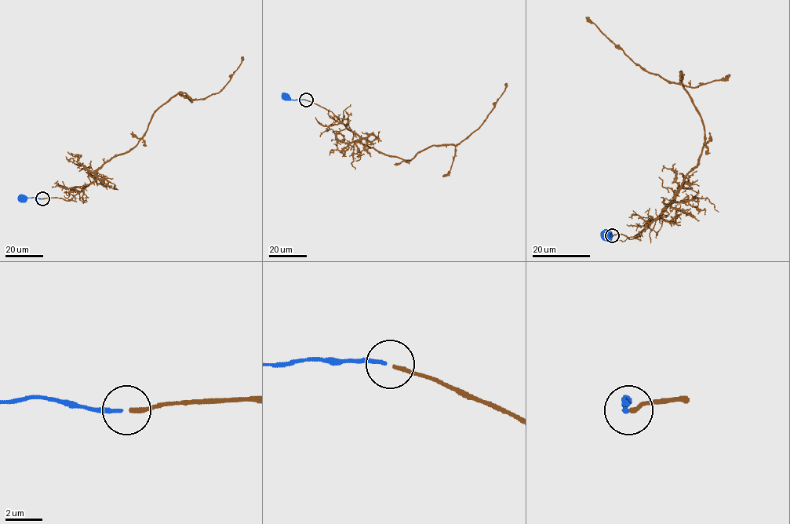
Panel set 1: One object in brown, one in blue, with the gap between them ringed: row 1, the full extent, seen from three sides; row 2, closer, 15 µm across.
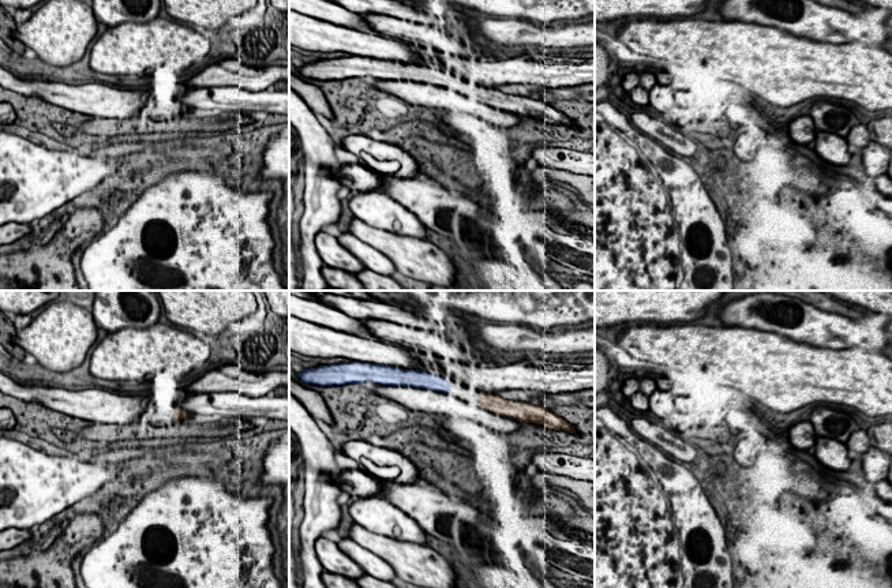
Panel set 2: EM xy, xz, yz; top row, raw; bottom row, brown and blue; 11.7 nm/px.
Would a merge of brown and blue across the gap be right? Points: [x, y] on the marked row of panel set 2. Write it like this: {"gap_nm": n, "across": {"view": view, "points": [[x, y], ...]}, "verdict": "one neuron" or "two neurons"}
{"gap_nm": 340, "across": {"view": "xz", "points": [[479, 393], [450, 390]]}, "verdict": "one neuron"}

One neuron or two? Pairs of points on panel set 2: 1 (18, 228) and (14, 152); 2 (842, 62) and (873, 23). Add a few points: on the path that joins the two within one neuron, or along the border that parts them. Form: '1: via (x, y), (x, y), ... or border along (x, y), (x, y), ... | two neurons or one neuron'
1: border along (14, 221), (27, 224) | two neurons
2: border along (819, 40), (850, 42) | two neurons

